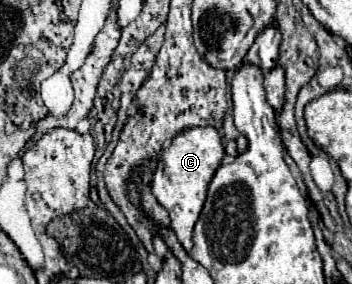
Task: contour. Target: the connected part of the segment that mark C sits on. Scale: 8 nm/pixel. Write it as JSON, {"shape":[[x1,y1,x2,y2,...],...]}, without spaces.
{"shape":[[212,126,190,128,174,138,172,146,162,152,162,160,154,170,152,192,156,200,168,210,170,226,176,232,180,244,186,248,186,252,192,248,192,230,204,206,208,184,214,172,218,170,222,158,224,158,224,146,216,128]]}

